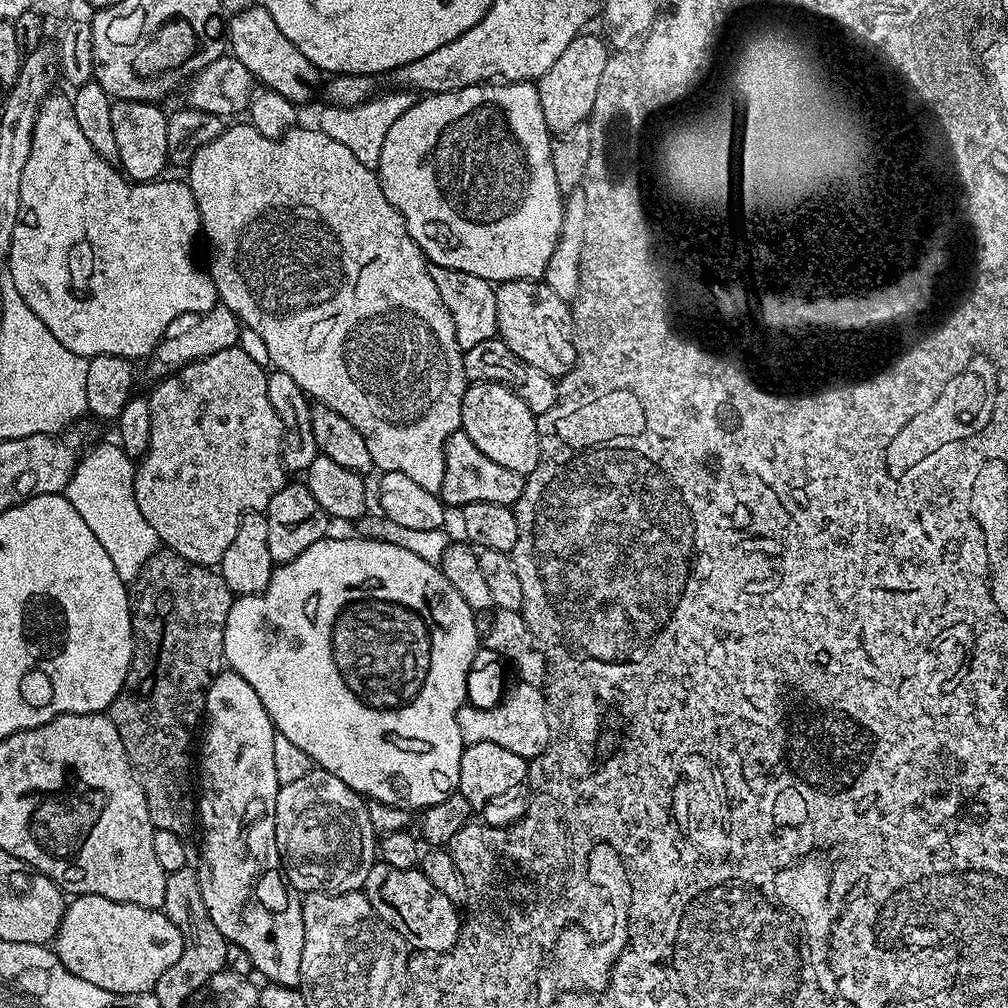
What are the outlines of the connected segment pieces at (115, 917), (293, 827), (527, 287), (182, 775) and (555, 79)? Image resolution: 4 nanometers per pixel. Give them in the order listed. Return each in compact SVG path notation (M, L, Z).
M94 894L78 896L67 901L60 929L56 931L54 951L62 966L70 970L70 974L78 974L78 978L86 978L86 982L94 982L94 986L102 986L102 990L120 996L139 997L141 992L152 992L158 978L178 958L182 958L182 934L174 922L155 908L143 908L133 904L110 902L110 898L102 898Z
M314 766L302 778L280 785L276 799L276 841L285 881L300 894L361 891L370 870L378 863L378 834L370 822L365 797L325 768Z
M507 280L496 288L496 302L498 304L498 324L496 331L499 339L510 346L510 350L522 362L530 366L538 366L538 370L547 376L559 378L576 365L578 359L578 333L576 325L572 323L571 307L555 294L554 290L540 280Z
M167 550L157 551L144 564L144 568L130 584L130 603L132 606L132 661L124 673L122 690L110 701L110 715L114 726L118 730L118 738L122 738L122 746L126 746L126 754L130 758L136 775L140 778L140 785L146 794L146 806L150 814L150 822L155 830L170 830L170 834L188 838L198 828L198 788L194 783L194 744L192 748L192 735L197 732L204 716L204 703L212 679L225 667L224 659L224 627L226 618L230 614L230 606L234 593L228 589L226 582L221 578L219 571L203 564L195 564L182 558L176 552Z
M581 34L562 50L562 54L542 74L536 84L538 98L542 104L542 118L546 118L549 133L567 134L571 128L584 124L594 110L594 98L598 98L598 82L606 71L606 62L610 55L609 45L603 35L588 36Z

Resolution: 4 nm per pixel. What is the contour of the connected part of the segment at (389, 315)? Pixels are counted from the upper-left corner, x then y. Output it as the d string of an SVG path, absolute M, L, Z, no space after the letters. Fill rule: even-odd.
M243 123L233 128L232 125L225 127L223 134L214 138L214 142L202 146L202 150L195 152L186 165L186 182L194 194L200 215L200 231L203 239L208 239L206 271L214 282L219 303L231 310L244 328L254 330L254 334L262 338L268 364L275 371L290 374L305 396L315 403L330 406L330 410L338 410L338 414L342 414L342 418L346 418L346 422L350 422L350 426L366 438L366 450L370 450L372 463L377 469L380 467L381 473L407 474L413 482L418 482L418 486L439 493L442 474L446 470L444 447L455 432L461 431L462 398L470 381L464 373L464 352L458 346L458 338L454 338L450 310L446 310L442 294L438 294L438 286L434 286L434 278L430 278L429 261L414 238L410 238L402 214L390 206L379 175L373 169L362 166L362 162L358 162L358 158L354 158L342 142L334 142L334 138L316 126L293 126L275 140L266 138L251 123Z

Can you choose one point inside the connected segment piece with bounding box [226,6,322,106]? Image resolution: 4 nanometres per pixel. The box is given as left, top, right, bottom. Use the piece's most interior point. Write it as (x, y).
(254, 38)

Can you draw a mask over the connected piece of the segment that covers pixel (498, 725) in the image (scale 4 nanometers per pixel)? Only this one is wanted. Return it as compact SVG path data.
M513 683L504 693L503 700L493 708L474 708L465 706L458 710L458 730L462 730L465 745L478 742L494 742L531 762L535 756L541 756L554 736L554 724L548 721L550 700L541 686Z

